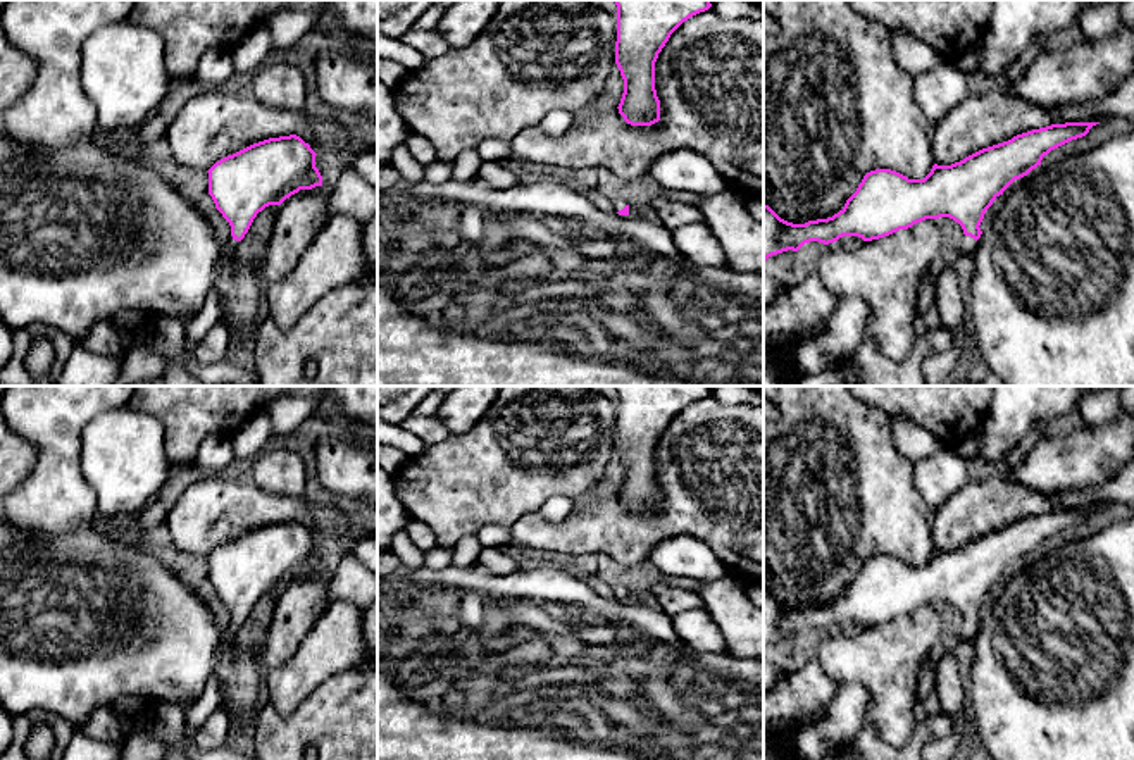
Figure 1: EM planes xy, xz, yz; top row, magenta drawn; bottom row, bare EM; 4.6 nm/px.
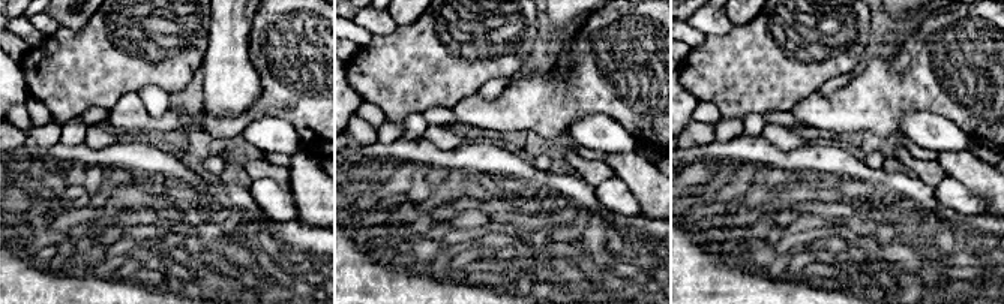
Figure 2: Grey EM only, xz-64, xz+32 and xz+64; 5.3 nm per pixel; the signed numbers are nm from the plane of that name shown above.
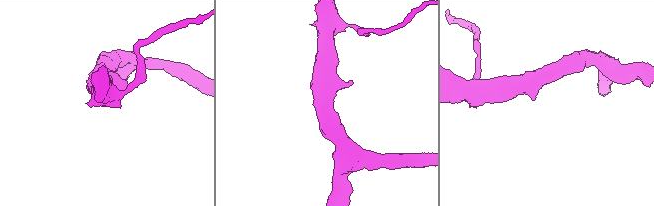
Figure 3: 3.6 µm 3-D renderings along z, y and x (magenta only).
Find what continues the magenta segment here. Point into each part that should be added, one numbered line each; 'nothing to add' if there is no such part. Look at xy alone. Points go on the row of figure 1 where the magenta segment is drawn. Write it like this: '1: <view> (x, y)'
1: xy (230, 247)

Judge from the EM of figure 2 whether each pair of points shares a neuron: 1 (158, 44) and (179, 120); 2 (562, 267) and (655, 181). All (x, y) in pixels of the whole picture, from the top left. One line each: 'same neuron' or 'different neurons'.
1: different neurons
2: different neurons

